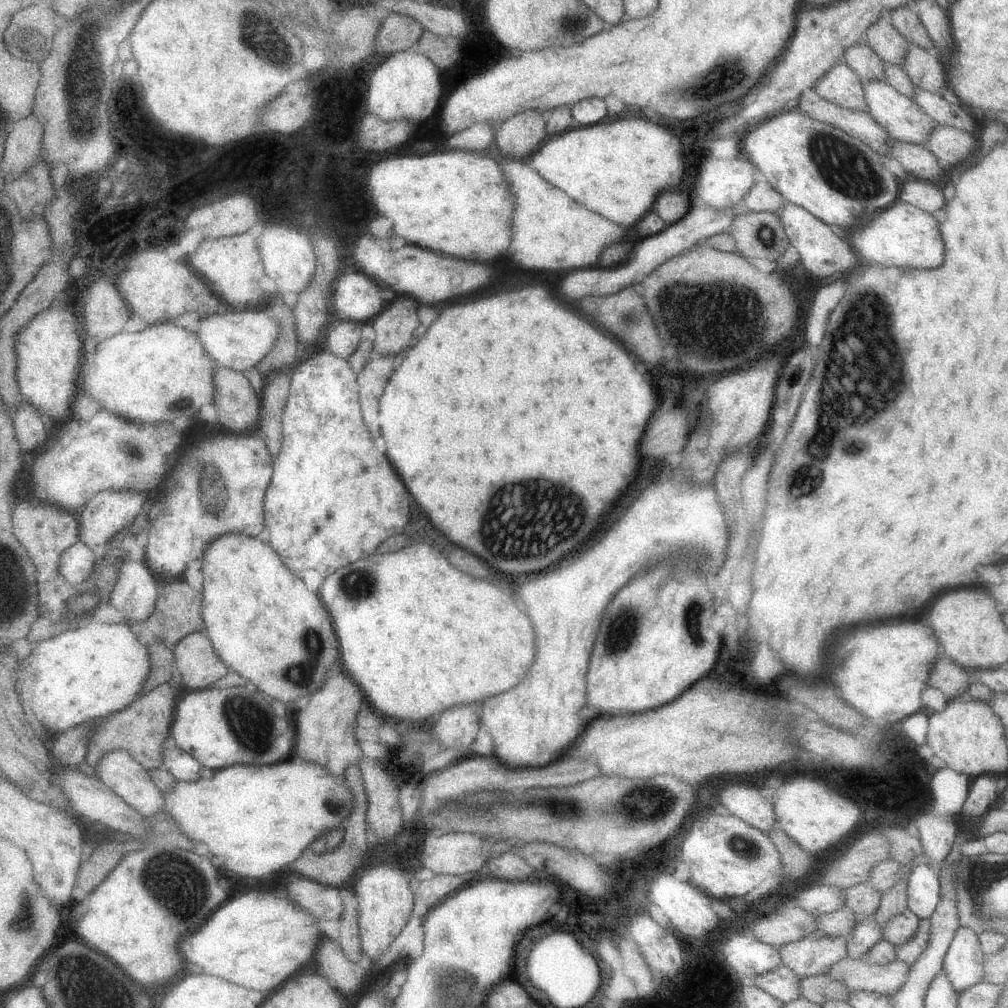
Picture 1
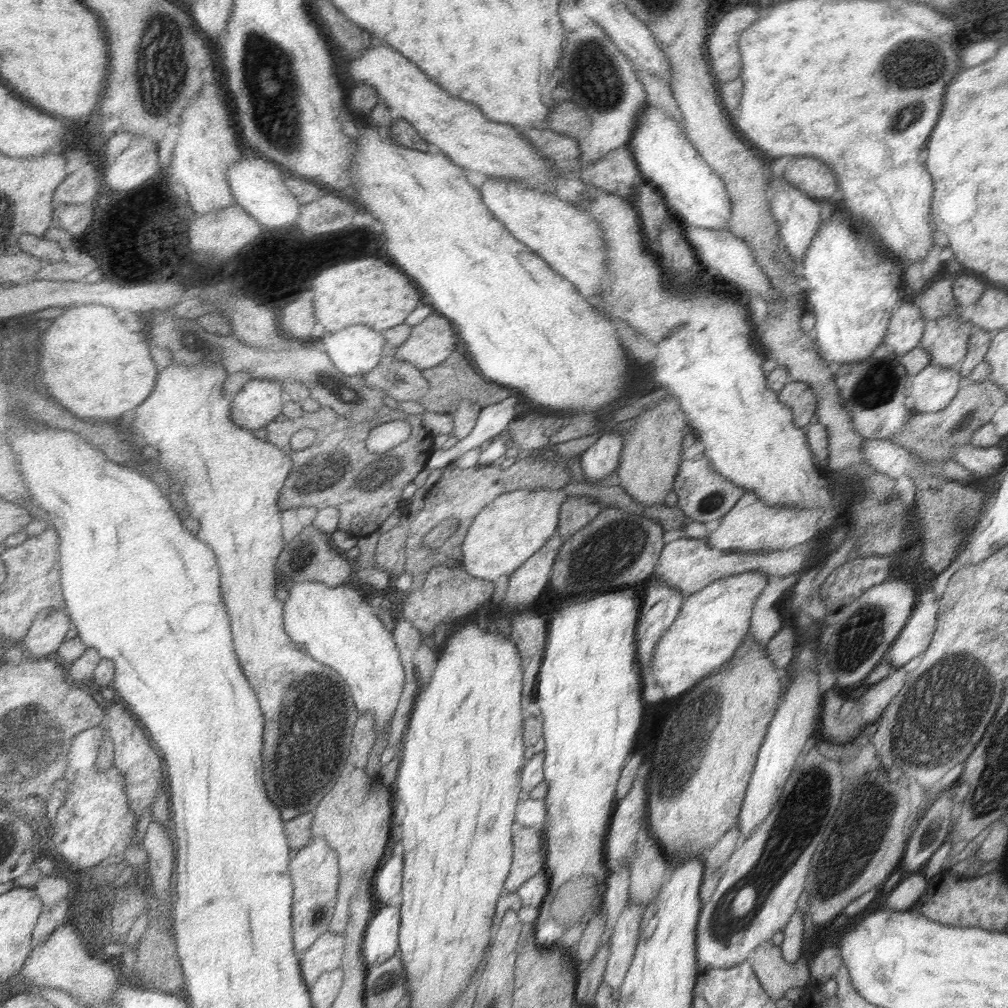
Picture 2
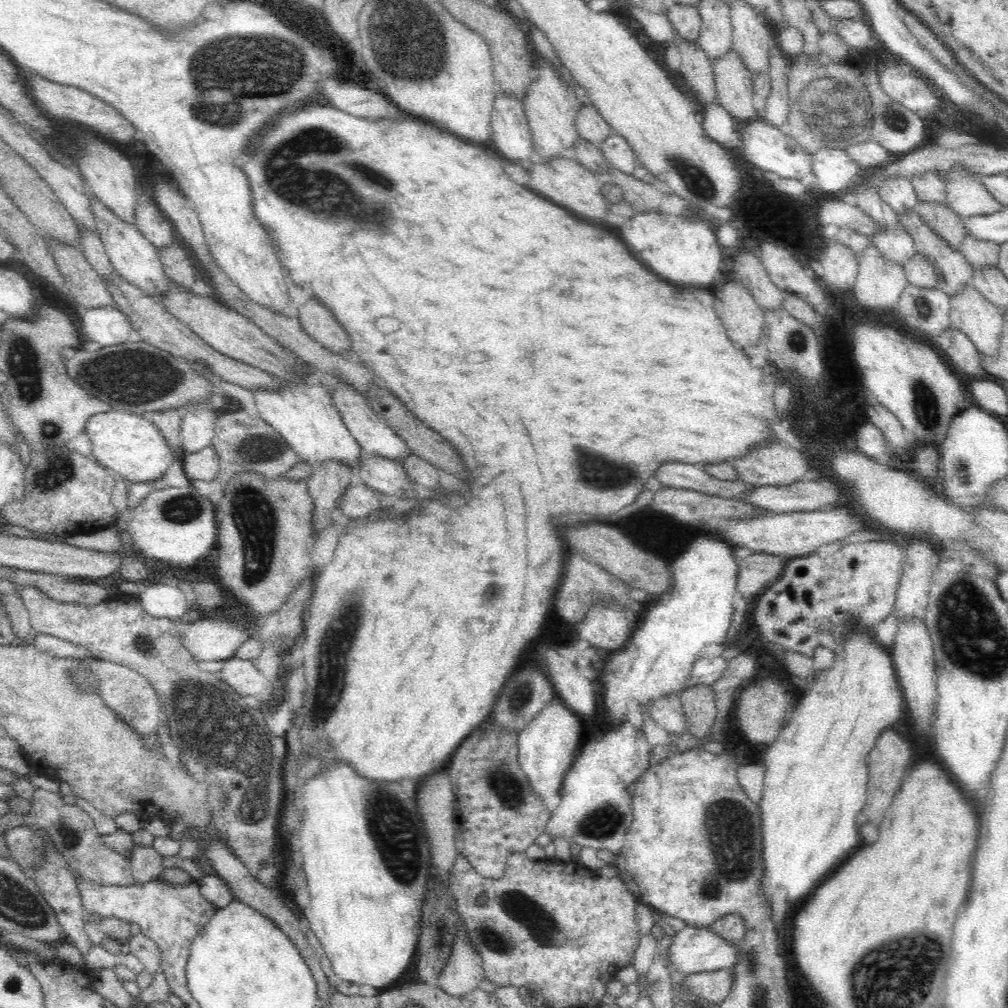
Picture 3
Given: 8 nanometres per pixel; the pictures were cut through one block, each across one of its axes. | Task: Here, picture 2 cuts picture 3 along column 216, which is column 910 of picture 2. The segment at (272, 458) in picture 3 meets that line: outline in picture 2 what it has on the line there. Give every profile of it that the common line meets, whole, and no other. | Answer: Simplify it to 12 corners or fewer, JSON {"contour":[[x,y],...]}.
{"contour":[[991,380],[959,388],[951,404],[913,414],[901,436],[929,464],[953,460],[1007,402]]}

